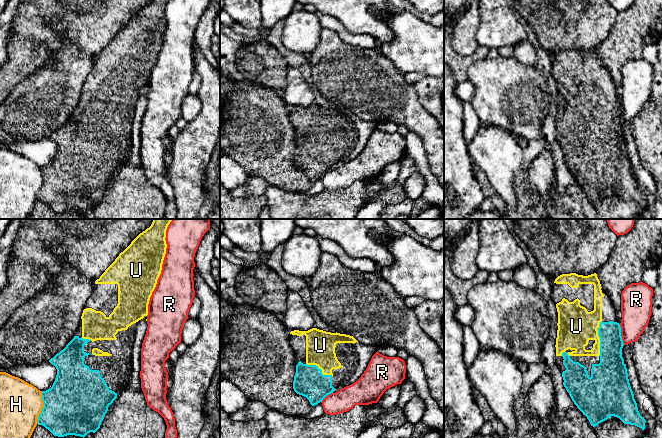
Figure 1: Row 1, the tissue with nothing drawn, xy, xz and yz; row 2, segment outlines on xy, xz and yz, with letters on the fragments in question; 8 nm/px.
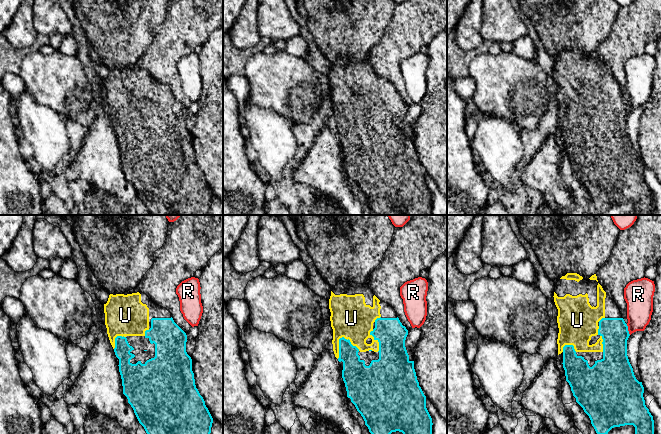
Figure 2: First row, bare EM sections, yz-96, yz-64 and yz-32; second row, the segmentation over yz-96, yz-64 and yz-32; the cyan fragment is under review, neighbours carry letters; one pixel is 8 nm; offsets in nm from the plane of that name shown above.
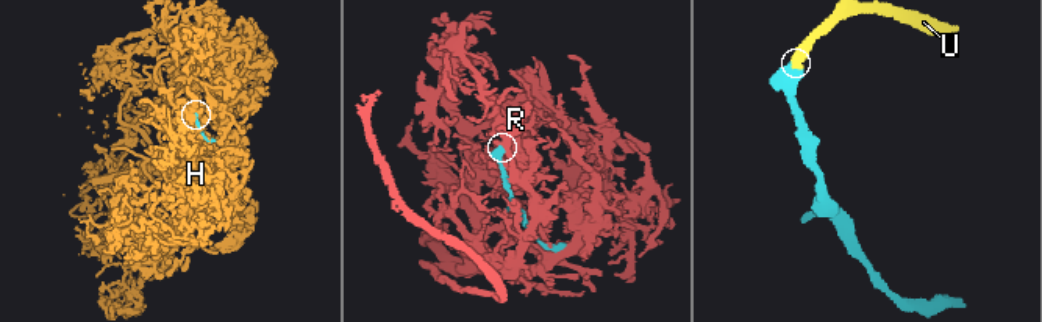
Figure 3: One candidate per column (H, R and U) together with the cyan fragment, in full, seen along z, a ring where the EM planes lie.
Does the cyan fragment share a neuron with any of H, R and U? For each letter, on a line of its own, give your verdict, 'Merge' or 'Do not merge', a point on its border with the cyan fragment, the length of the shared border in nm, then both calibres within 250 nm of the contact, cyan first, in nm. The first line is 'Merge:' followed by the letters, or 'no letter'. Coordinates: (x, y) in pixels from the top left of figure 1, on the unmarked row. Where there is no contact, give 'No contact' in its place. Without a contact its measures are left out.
Merge: U
H: Do not merge. Touches cyan at xy (43, 183). Shared border 260 nm. Thickness 480 nm (cyan) against 340 nm
R: Do not merge. Touches cyan at yz (620, 110). Shared border 170 nm. Thickness 190 nm (cyan) against 240 nm
U: Merge. Touches cyan at yz (599, 113). Shared border 280 nm. Thickness 200 nm (cyan) against 300 nm

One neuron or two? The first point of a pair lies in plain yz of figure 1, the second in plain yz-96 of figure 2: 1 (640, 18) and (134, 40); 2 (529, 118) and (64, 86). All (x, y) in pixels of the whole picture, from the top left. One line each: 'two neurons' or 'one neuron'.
1: two neurons
2: one neuron

